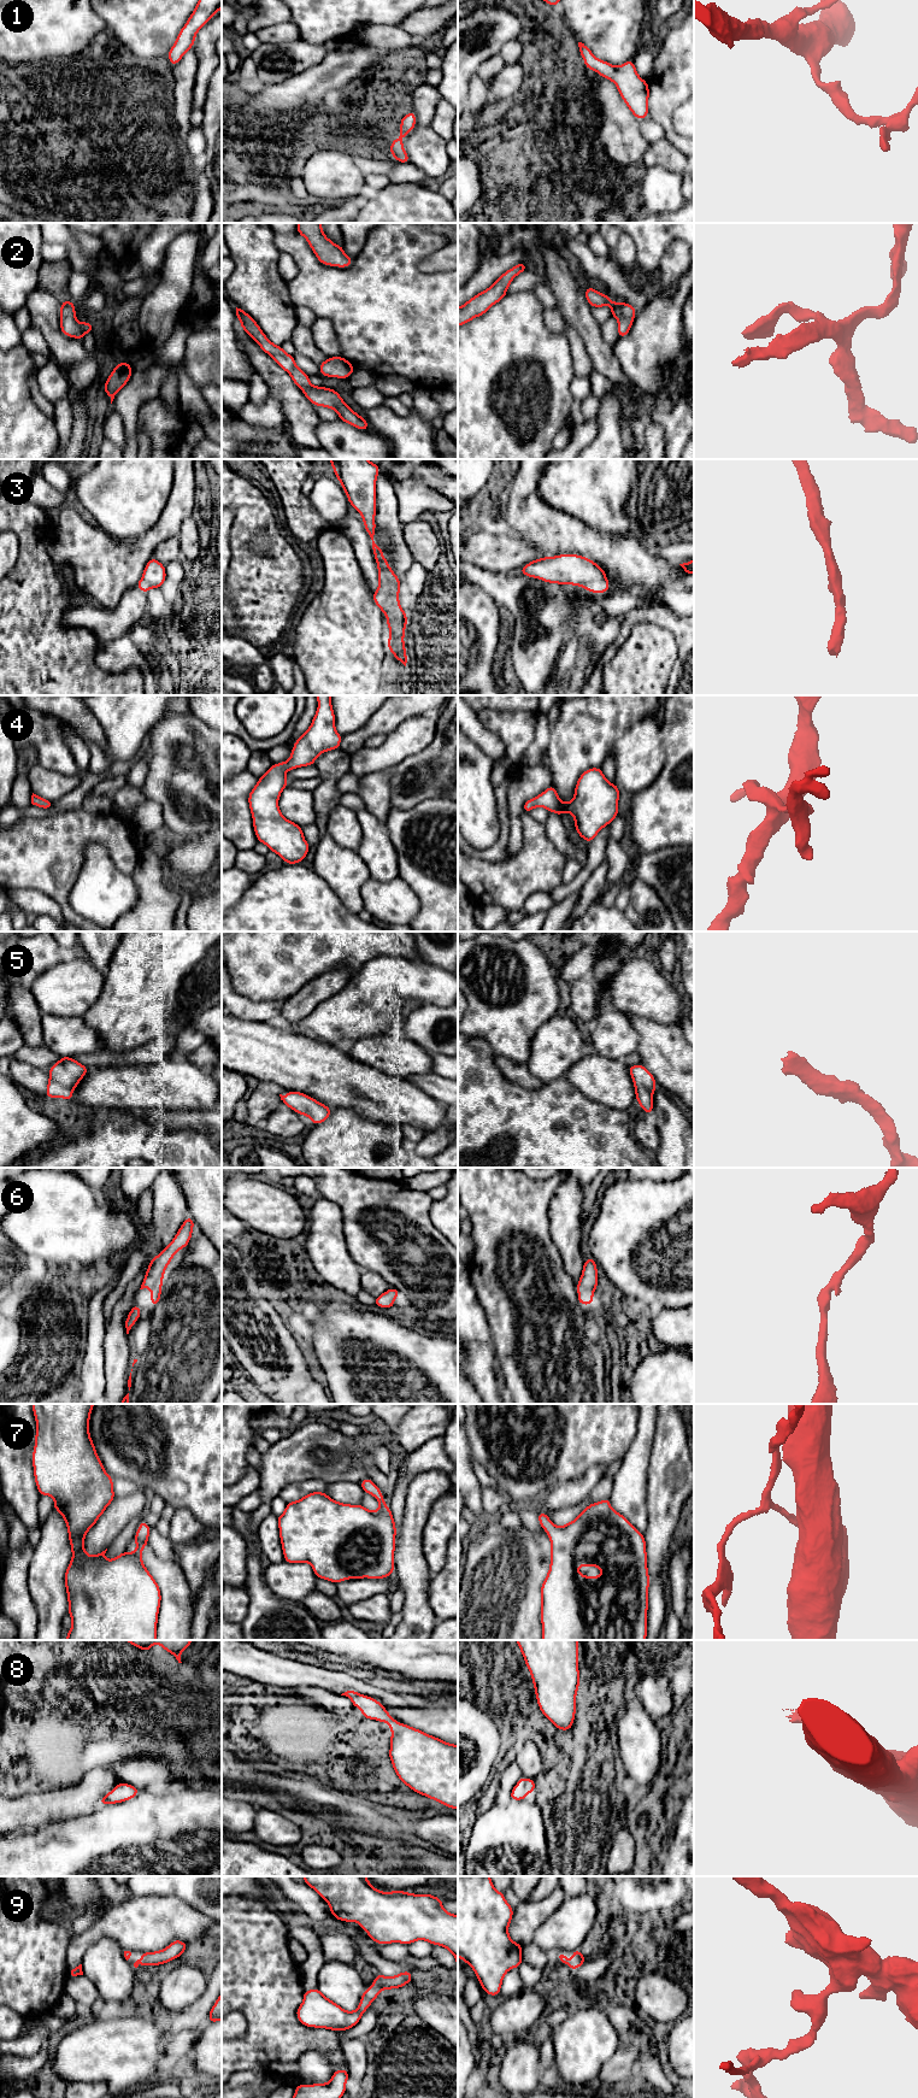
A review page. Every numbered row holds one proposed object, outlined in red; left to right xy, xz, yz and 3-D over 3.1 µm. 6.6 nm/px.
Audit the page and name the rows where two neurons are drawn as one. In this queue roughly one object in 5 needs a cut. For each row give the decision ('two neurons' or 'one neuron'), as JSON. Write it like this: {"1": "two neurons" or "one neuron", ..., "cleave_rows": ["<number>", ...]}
{"1": "one neuron", "2": "one neuron", "3": "one neuron", "4": "one neuron", "5": "one neuron", "6": "one neuron", "7": "one neuron", "8": "one neuron", "9": "one neuron", "cleave_rows": []}

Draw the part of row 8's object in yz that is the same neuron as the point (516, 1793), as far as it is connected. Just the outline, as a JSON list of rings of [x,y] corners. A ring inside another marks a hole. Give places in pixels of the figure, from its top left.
[[[522,1776],[511,1791],[510,1798],[511,1800],[524,1800],[525,1797],[535,1790],[535,1780]]]

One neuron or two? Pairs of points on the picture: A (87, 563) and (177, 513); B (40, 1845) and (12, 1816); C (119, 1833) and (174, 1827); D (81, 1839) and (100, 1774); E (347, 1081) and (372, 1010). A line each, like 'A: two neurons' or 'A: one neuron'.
A: one neuron
B: two neurons
C: one neuron
D: two neurons
E: two neurons

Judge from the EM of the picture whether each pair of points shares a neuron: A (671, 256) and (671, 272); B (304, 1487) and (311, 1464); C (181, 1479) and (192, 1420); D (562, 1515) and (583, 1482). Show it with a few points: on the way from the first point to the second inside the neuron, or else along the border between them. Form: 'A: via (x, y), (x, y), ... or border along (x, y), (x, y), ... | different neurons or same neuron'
A: via (671, 259), (671, 269) | same neuron
B: border along (328, 1484), (306, 1479), (280, 1490) | different neurons
C: via (188, 1464), (192, 1457), (192, 1434) | same neuron
D: border along (592, 1491), (578, 1503), (562, 1508), (552, 1514) | different neurons

